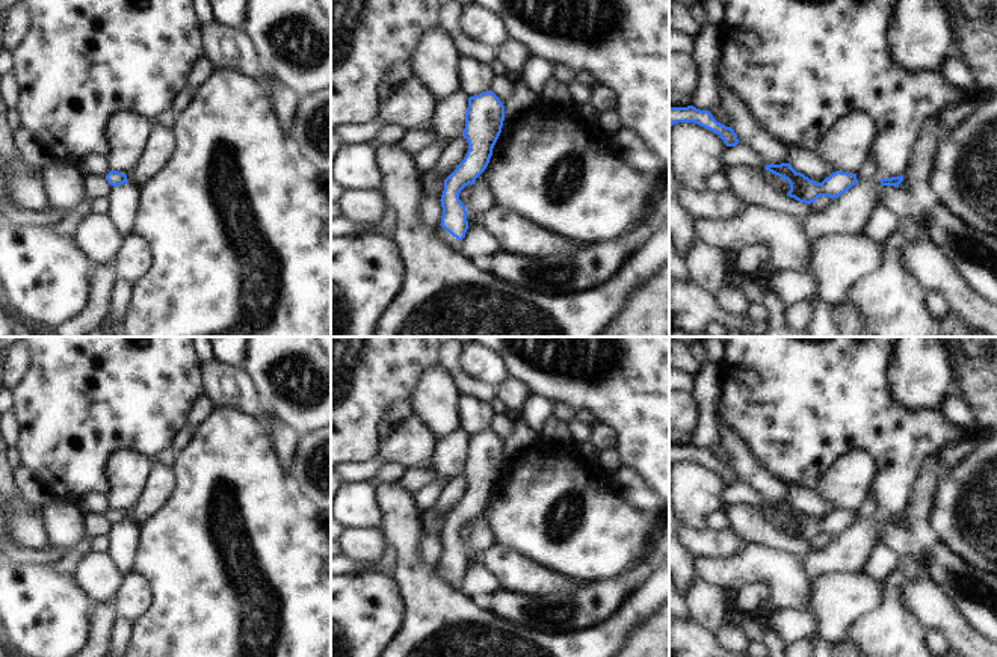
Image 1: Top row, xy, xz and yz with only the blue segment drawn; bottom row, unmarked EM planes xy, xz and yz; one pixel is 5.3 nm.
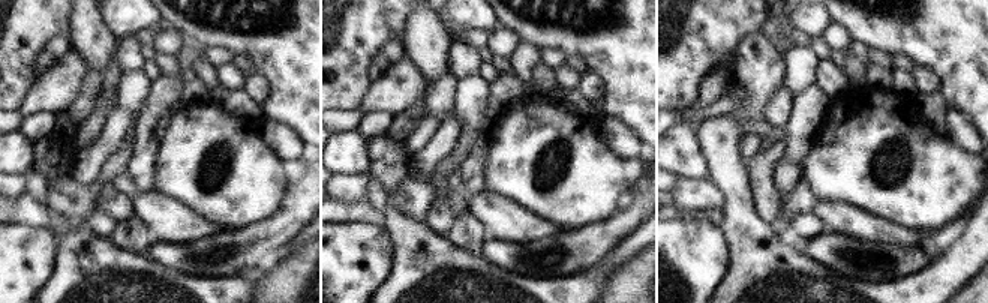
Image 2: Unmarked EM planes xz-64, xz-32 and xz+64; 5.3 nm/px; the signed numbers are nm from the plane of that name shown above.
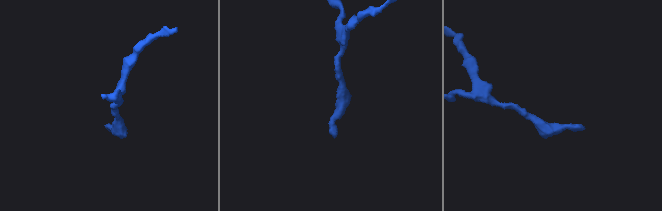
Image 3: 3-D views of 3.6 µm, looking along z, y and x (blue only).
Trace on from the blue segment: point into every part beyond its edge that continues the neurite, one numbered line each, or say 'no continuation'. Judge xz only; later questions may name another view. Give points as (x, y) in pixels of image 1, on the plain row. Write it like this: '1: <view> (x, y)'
1: xz (440, 570)

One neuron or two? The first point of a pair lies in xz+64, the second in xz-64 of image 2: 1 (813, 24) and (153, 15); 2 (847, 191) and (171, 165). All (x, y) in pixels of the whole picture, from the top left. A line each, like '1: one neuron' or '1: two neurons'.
1: one neuron
2: one neuron

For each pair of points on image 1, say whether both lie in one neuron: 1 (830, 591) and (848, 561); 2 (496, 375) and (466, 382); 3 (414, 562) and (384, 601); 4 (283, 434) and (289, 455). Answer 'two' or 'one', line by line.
1: two
2: two
3: two
4: one

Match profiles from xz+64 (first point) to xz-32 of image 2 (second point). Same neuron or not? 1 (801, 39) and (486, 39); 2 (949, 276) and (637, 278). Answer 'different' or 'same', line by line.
1: same
2: different

